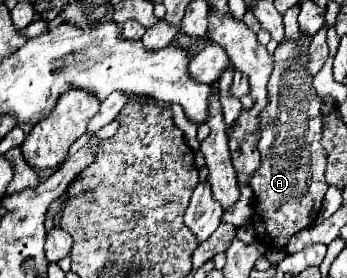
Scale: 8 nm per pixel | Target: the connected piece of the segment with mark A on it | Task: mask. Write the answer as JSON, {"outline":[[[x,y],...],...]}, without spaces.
{"outline":[[[302,33],[300,41],[284,39],[274,51],[274,71],[268,81],[268,105],[260,111],[260,167],[250,177],[254,189],[254,214],[252,222],[256,233],[268,245],[286,247],[292,235],[310,227],[322,207],[328,191],[324,179],[326,151],[320,145],[322,99],[312,87],[308,73],[308,47],[312,35]]]}

